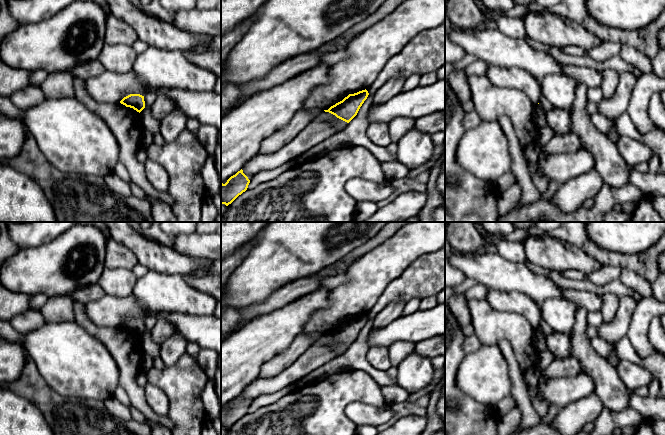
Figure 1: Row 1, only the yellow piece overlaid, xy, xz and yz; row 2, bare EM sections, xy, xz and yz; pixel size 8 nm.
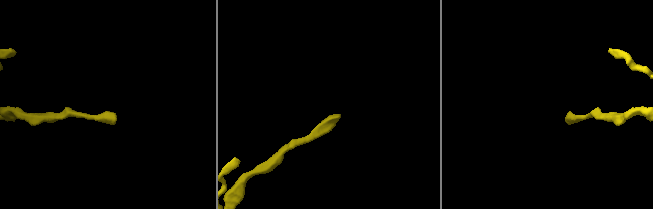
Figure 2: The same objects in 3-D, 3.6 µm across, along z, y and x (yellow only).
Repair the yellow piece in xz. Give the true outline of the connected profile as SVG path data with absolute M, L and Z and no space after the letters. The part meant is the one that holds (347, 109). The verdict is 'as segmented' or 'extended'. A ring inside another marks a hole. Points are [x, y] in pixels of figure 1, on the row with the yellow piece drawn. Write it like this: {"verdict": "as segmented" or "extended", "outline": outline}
{"verdict": "as segmented", "outline": "M366 89L354 94L349 94L342 101L324 111L329 112L337 118L349 123L357 115L368 95L369 93Z"}

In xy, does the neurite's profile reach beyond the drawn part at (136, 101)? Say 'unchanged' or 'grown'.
unchanged

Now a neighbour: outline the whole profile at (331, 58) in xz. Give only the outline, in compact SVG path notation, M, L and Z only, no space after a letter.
M339 50L333 53L325 54L321 57L321 62L328 65L333 65L347 57L347 53L344 50Z

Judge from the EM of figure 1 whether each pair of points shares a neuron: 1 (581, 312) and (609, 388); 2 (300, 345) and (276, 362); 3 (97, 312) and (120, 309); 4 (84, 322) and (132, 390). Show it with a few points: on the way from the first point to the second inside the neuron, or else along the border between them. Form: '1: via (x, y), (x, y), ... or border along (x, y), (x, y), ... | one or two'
1: via (581, 331), (581, 350), (599, 369) | one
2: via (294, 351), (282, 361) | one
3: via (103, 312), (114, 311) | one
4: via (103, 334), (128, 359), (128, 371) | one

